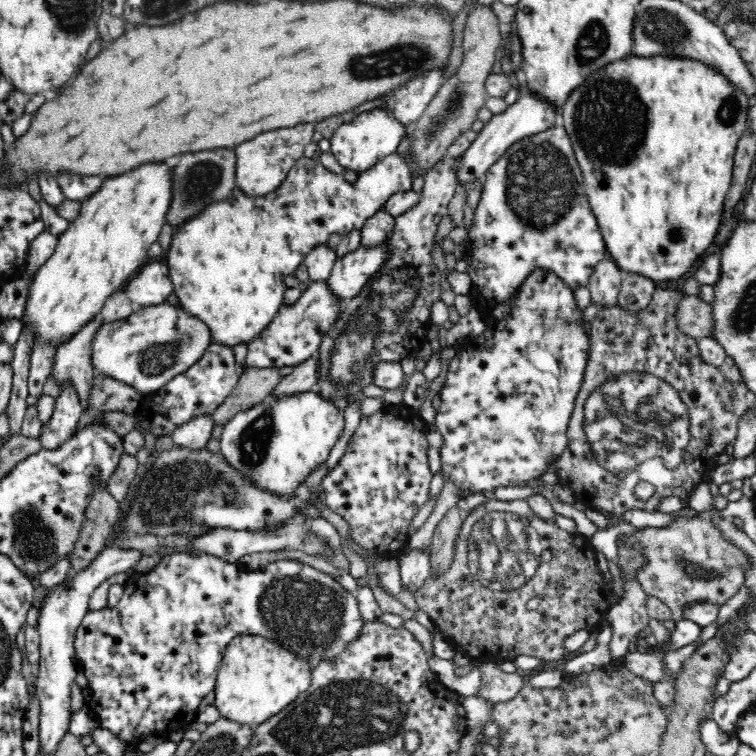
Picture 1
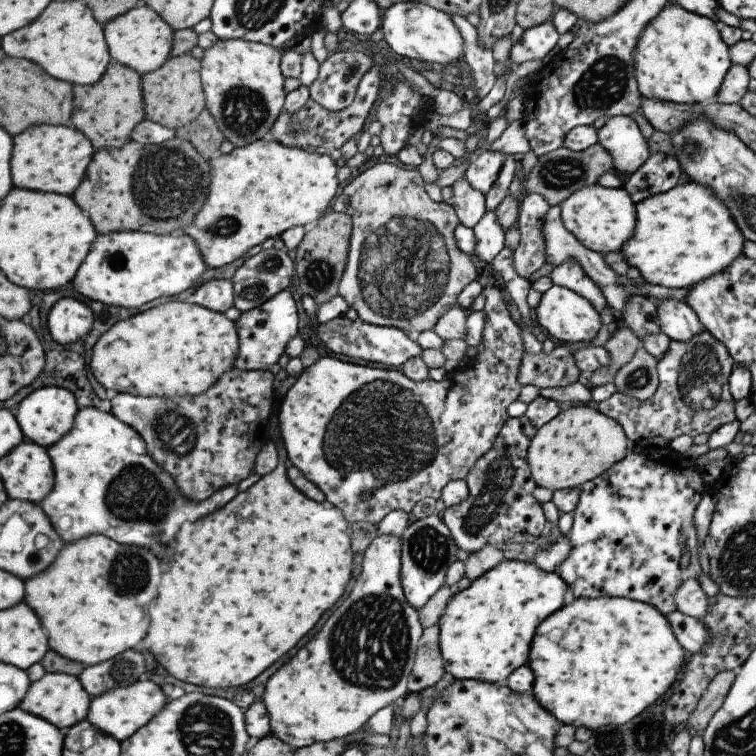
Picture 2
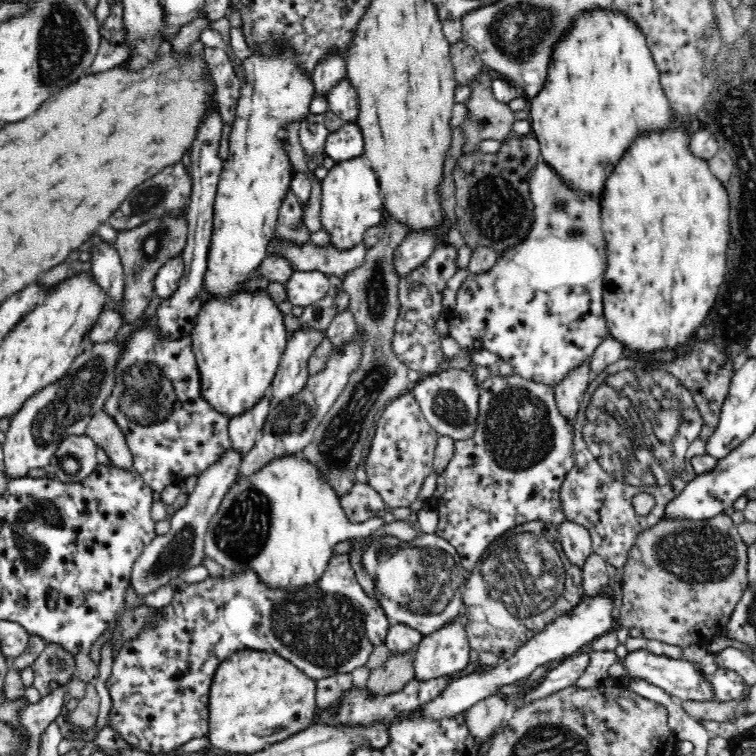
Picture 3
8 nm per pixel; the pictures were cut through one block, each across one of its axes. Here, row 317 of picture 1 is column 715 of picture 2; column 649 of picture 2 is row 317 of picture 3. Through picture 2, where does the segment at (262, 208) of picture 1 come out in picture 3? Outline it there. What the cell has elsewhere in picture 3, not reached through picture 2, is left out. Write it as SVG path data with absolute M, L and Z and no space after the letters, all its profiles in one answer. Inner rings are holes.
M267 287L238 290L226 298L209 297L204 302L196 318L194 330L189 336L200 371L203 398L206 398L207 403L216 411L226 414L228 418L236 417L244 410L250 410L262 396L266 396L289 340L284 315Z

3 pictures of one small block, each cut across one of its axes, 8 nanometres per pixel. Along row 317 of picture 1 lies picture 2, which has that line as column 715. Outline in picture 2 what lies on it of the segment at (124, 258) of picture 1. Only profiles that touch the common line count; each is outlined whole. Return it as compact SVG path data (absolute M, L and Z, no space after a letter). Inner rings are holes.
M667 4L643 30L634 53L634 76L640 96L663 102L705 104L718 94L723 78L732 66L728 47L721 40L717 23L709 18L682 10L677 4Z

